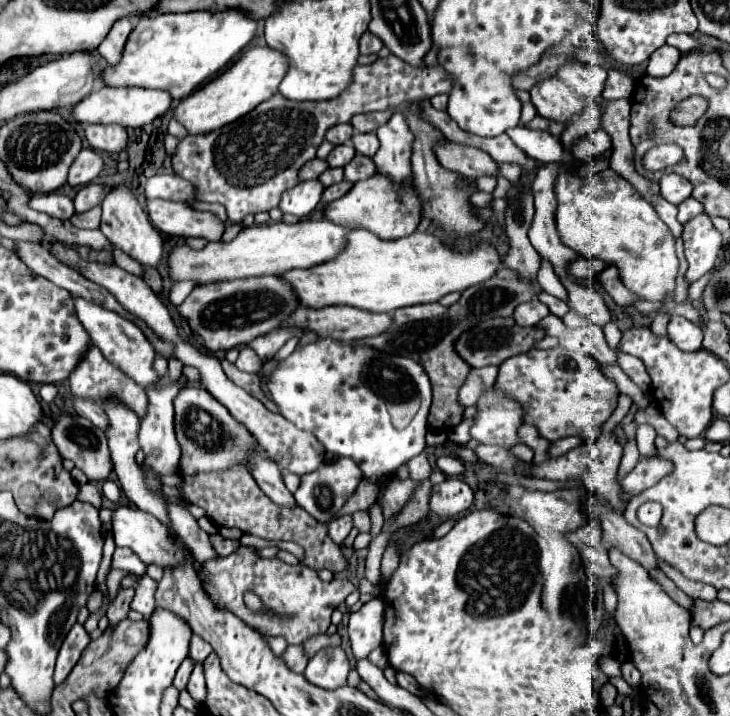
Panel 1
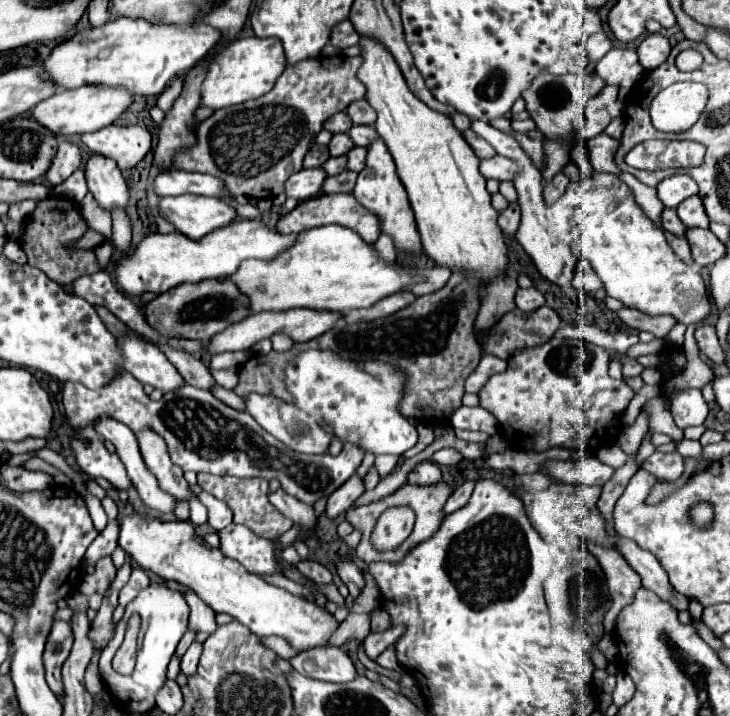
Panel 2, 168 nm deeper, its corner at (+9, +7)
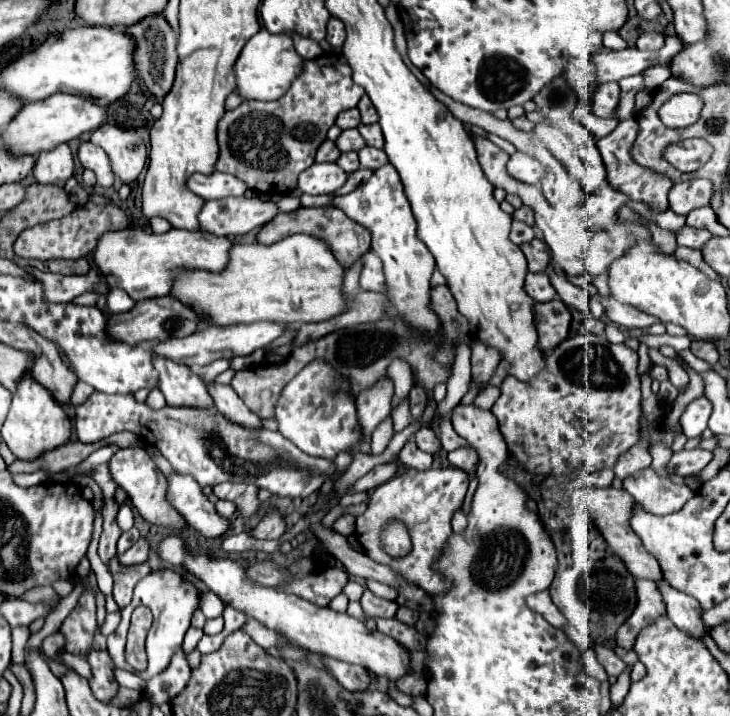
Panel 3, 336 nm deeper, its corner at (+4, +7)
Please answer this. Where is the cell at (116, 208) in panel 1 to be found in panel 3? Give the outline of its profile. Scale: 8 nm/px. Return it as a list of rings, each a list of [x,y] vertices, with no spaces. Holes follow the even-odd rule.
[[[85,141],[85,143],[79,145],[77,157],[79,157],[79,161],[81,161],[81,165],[83,165],[85,169],[91,169],[91,171],[95,173],[97,185],[99,185],[101,189],[113,187],[113,183],[115,183],[115,173],[113,173],[113,167],[111,167],[111,161],[109,161],[107,153],[105,153],[101,147]]]

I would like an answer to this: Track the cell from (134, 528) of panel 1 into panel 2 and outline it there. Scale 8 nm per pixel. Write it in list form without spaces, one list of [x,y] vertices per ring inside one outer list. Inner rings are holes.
[[[148,515],[120,517],[120,545],[142,569],[156,573],[162,579],[178,581],[178,583],[190,587],[214,611],[232,615],[236,621],[244,623],[258,637],[276,635],[276,637],[286,639],[296,651],[306,651],[306,649],[314,649],[314,647],[328,647],[328,639],[338,627],[338,621],[334,619],[334,615],[330,615],[324,607],[318,607],[314,601],[296,597],[284,589],[278,589],[278,587],[262,581],[258,575],[246,571],[238,561],[226,559],[226,555],[222,555],[220,549],[208,547],[206,541],[202,541],[196,535],[194,525],[190,521],[160,521],[160,519],[152,519]]]

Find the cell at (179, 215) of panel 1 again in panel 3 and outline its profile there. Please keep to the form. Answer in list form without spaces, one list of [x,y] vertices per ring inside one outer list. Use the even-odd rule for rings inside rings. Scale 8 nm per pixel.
[[[225,197],[205,201],[199,213],[201,231],[213,235],[245,235],[263,227],[277,215],[277,207],[271,201],[257,197]]]

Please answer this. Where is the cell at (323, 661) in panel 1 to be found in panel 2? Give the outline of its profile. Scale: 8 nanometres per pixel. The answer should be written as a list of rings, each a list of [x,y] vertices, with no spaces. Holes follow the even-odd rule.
[[[340,647],[302,651],[290,659],[290,665],[300,675],[308,675],[310,679],[314,677],[332,683],[348,683],[358,675],[354,663]]]

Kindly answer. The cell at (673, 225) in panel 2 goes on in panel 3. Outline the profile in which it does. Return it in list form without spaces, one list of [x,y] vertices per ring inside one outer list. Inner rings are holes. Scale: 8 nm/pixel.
[[[681,227],[677,233],[677,243],[679,245],[685,245],[685,247],[691,247],[691,249],[701,249],[703,243],[711,237],[711,233],[703,231],[703,229],[695,229],[695,227]]]

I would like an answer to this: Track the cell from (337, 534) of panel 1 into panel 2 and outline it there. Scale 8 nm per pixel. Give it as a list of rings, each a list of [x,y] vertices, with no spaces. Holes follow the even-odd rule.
[[[354,475],[354,479],[348,479],[342,487],[338,487],[338,491],[334,491],[328,497],[328,507],[326,513],[330,519],[338,517],[340,513],[348,511],[352,507],[352,503],[364,493],[364,479],[360,475]]]

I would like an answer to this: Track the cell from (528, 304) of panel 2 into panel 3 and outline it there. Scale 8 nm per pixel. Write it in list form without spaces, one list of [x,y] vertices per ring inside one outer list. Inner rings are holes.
[[[527,273],[527,279],[525,279],[525,287],[523,289],[537,303],[551,301],[557,295],[555,289],[551,287],[551,281],[547,279],[547,273]]]

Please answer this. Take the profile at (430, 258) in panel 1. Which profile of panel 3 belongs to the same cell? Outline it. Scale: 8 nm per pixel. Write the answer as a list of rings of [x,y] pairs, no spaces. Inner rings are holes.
[[[291,235],[283,241],[277,241],[275,245],[235,245],[235,251],[231,251],[231,263],[221,273],[209,275],[203,271],[191,271],[191,275],[183,275],[179,283],[171,289],[171,295],[179,295],[179,299],[195,299],[211,319],[215,319],[213,325],[235,325],[235,323],[255,323],[255,321],[277,321],[277,323],[289,323],[289,325],[301,325],[311,321],[325,321],[339,311],[349,309],[351,297],[343,291],[343,279],[345,279],[345,267],[337,261],[331,247],[323,243],[323,239],[313,235]]]

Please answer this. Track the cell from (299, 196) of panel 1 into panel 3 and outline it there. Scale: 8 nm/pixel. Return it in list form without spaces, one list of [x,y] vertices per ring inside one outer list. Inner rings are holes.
[[[313,163],[299,175],[299,191],[309,195],[331,195],[347,179],[347,173],[337,163]]]

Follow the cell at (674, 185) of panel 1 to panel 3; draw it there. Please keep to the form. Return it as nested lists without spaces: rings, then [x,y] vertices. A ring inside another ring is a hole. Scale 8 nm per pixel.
[[[693,179],[675,183],[669,191],[669,209],[677,215],[687,215],[695,207],[709,205],[711,183],[707,179]]]

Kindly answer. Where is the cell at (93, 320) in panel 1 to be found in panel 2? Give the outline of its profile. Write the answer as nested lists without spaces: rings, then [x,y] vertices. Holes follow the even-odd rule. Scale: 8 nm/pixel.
[[[124,337],[118,341],[118,347],[124,357],[124,369],[132,373],[140,383],[150,383],[162,393],[178,391],[178,387],[186,383],[156,345],[144,343],[136,337]]]

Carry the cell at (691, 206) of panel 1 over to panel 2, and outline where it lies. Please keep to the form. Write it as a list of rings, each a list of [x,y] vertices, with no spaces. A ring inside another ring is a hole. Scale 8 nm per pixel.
[[[698,195],[682,201],[676,211],[678,211],[678,217],[682,219],[682,223],[688,225],[688,227],[708,229],[708,225],[710,225],[710,219],[708,219],[704,205],[702,205],[702,199]]]

